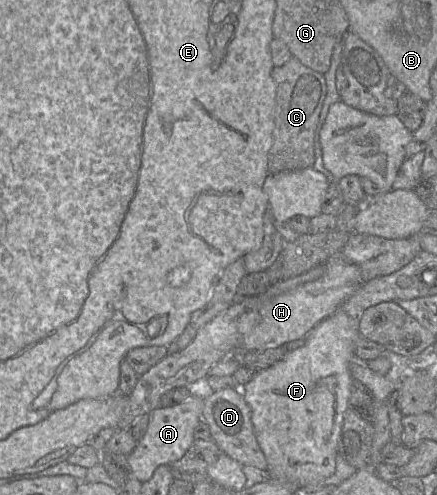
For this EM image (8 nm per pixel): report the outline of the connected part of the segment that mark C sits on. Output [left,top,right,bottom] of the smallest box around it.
[268,56,327,174]

